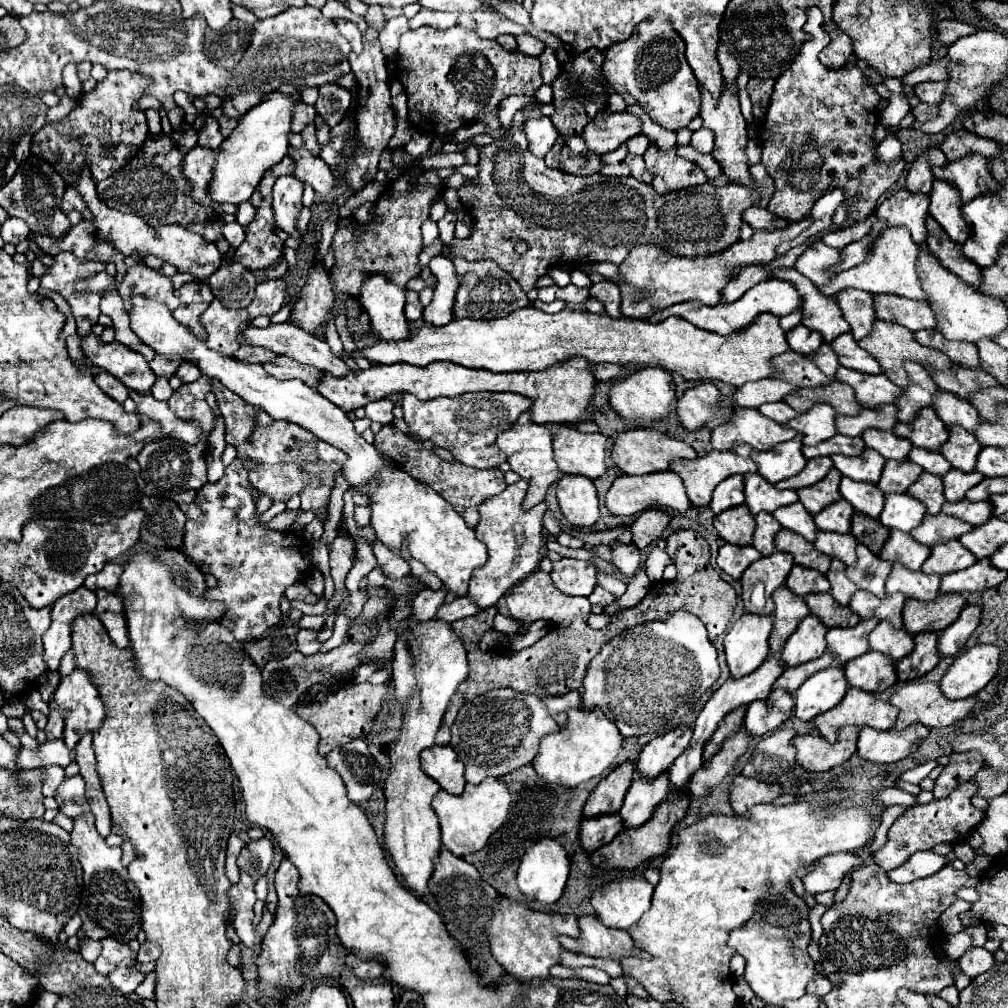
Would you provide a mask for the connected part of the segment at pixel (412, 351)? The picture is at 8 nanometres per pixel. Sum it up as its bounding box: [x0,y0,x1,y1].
[355,307,789,387]

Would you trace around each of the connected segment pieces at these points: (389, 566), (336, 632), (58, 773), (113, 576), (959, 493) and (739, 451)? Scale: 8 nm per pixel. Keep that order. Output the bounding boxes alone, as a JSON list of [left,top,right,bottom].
[[373,539,409,579],[320,597,352,653],[43,767,65,797],[85,563,123,593],[943,469,983,501],[671,443,757,507]]

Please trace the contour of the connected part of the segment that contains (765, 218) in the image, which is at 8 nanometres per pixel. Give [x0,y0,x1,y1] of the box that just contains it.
[743,207,777,231]

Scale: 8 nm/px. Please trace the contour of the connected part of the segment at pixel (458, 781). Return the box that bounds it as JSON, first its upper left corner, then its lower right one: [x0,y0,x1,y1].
[421,745,465,795]

